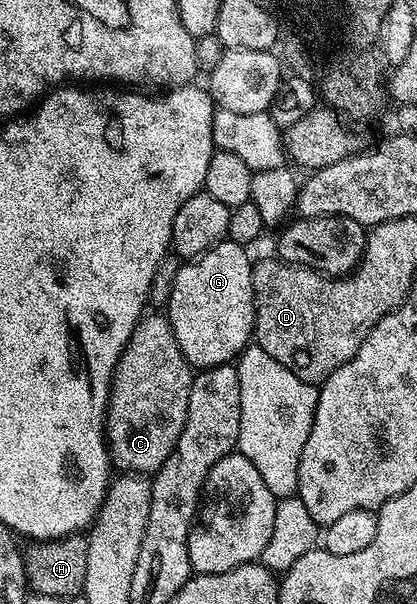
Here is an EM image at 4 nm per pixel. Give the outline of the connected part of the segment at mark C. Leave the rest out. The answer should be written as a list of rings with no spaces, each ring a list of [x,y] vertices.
[[[165,314],[150,315],[139,319],[138,327],[132,333],[128,345],[114,370],[114,380],[110,382],[110,404],[106,407],[106,446],[110,448],[110,461],[115,468],[126,473],[137,473],[146,477],[156,473],[168,461],[188,413],[188,397],[192,389],[195,372],[192,370]]]

